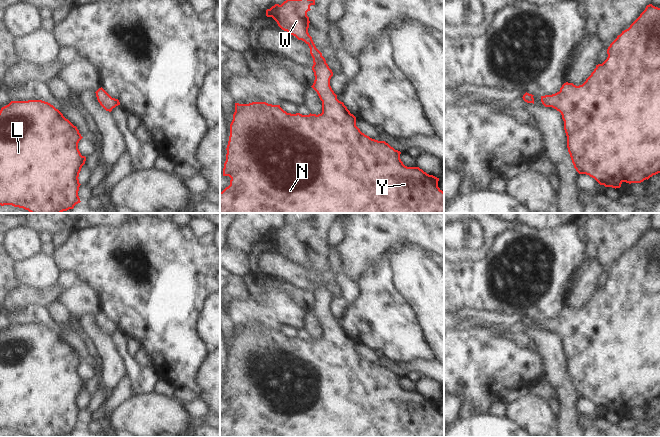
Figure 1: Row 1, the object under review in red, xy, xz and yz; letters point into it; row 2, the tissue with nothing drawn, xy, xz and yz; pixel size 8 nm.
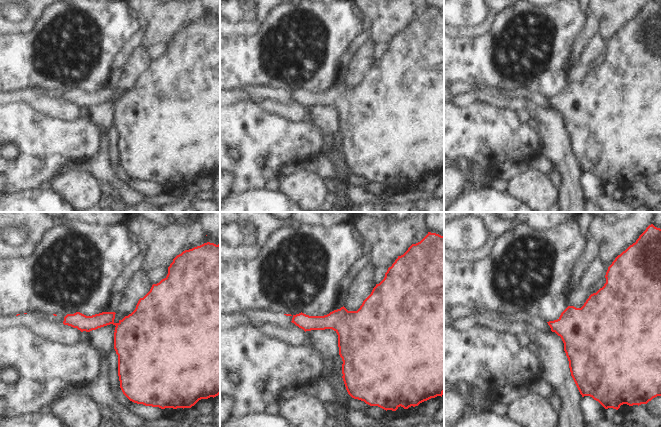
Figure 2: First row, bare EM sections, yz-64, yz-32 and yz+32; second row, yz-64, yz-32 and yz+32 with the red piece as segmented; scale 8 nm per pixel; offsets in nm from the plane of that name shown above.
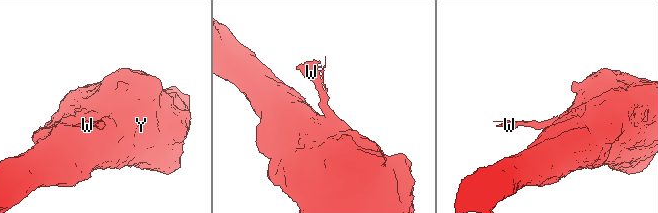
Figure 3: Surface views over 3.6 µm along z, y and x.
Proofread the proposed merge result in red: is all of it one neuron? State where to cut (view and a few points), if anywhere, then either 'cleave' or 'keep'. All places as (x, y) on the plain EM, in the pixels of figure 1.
no cut; keep

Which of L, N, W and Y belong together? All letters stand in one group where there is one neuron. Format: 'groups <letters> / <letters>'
groups L N W Y

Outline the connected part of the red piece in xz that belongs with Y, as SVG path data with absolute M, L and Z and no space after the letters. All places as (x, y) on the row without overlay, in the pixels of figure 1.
M302 219L301 223L287 223L281 229L275 228L266 234L266 240L272 241L282 254L287 255L298 264L304 265L309 270L314 287L312 294L315 300L311 311L322 325L322 337L318 339L311 337L309 339L291 338L284 335L280 329L272 329L266 326L235 327L235 336L230 348L230 360L226 372L226 385L223 392L223 400L229 400L231 404L230 409L220 416L220 437L444 437L444 416L438 411L439 402L427 398L419 391L405 390L400 383L400 375L395 374L385 365L372 363L362 357L356 350L356 341L350 337L343 326L337 323L337 319L330 310L333 296L308 257L310 245L307 236L311 234L311 229L315 229L315 224Z

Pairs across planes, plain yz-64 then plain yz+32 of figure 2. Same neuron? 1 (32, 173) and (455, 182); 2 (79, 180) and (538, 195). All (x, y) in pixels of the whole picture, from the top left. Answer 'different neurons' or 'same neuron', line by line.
1: different neurons
2: same neuron

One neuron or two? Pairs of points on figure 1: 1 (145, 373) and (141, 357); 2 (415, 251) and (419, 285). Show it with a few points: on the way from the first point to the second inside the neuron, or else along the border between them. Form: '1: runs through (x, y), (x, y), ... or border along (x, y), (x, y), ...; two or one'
1: border along (134, 357), (142, 364), (150, 363); two
2: runs through (415, 259), (415, 274), (417, 277); one

